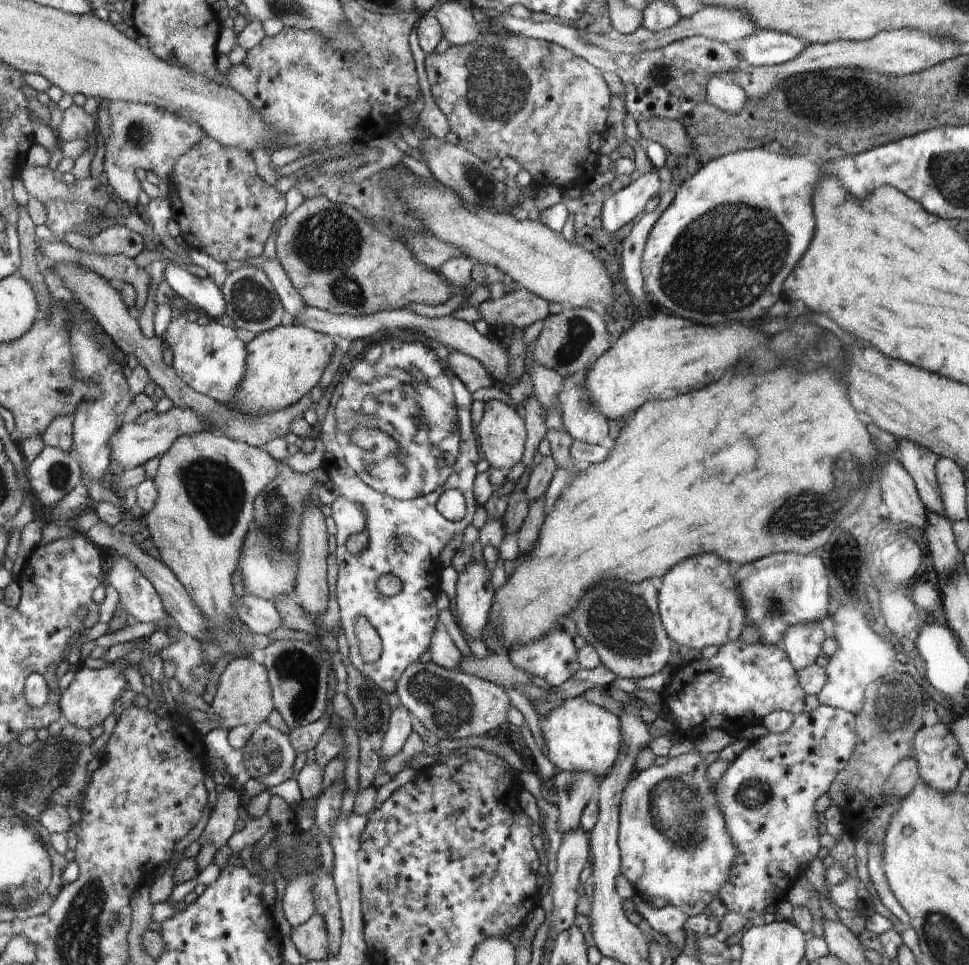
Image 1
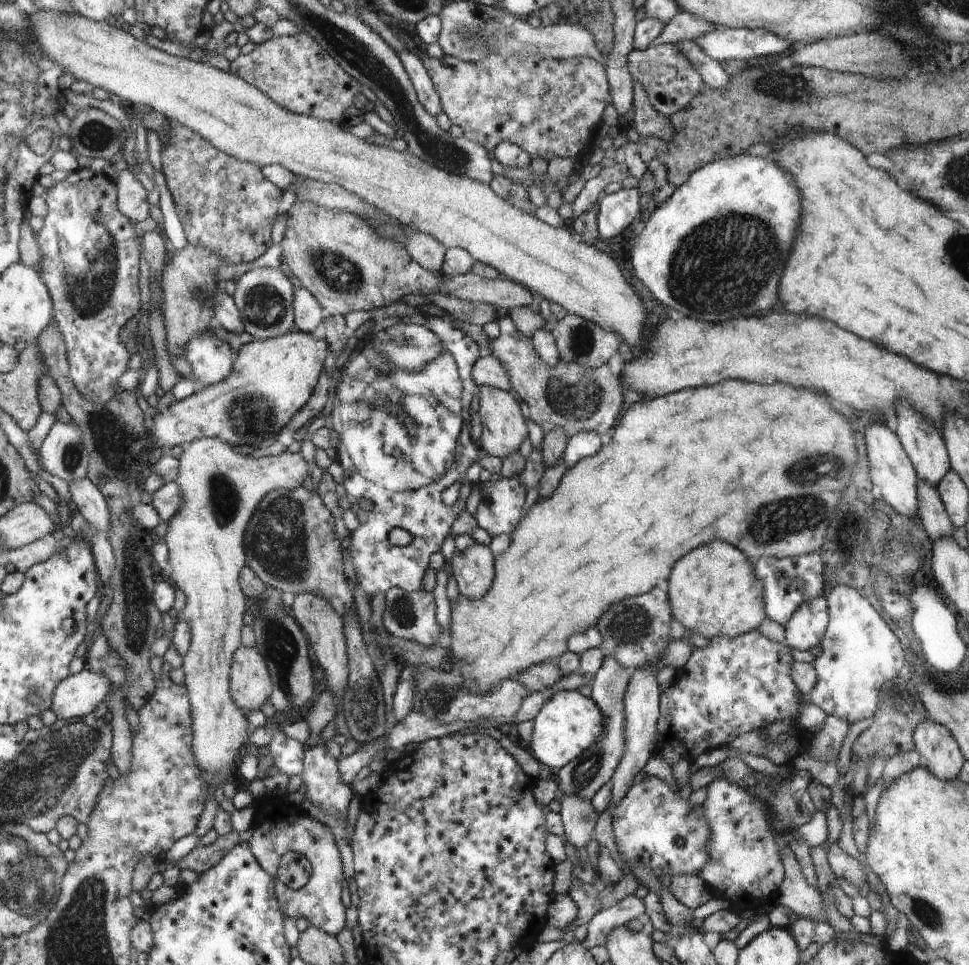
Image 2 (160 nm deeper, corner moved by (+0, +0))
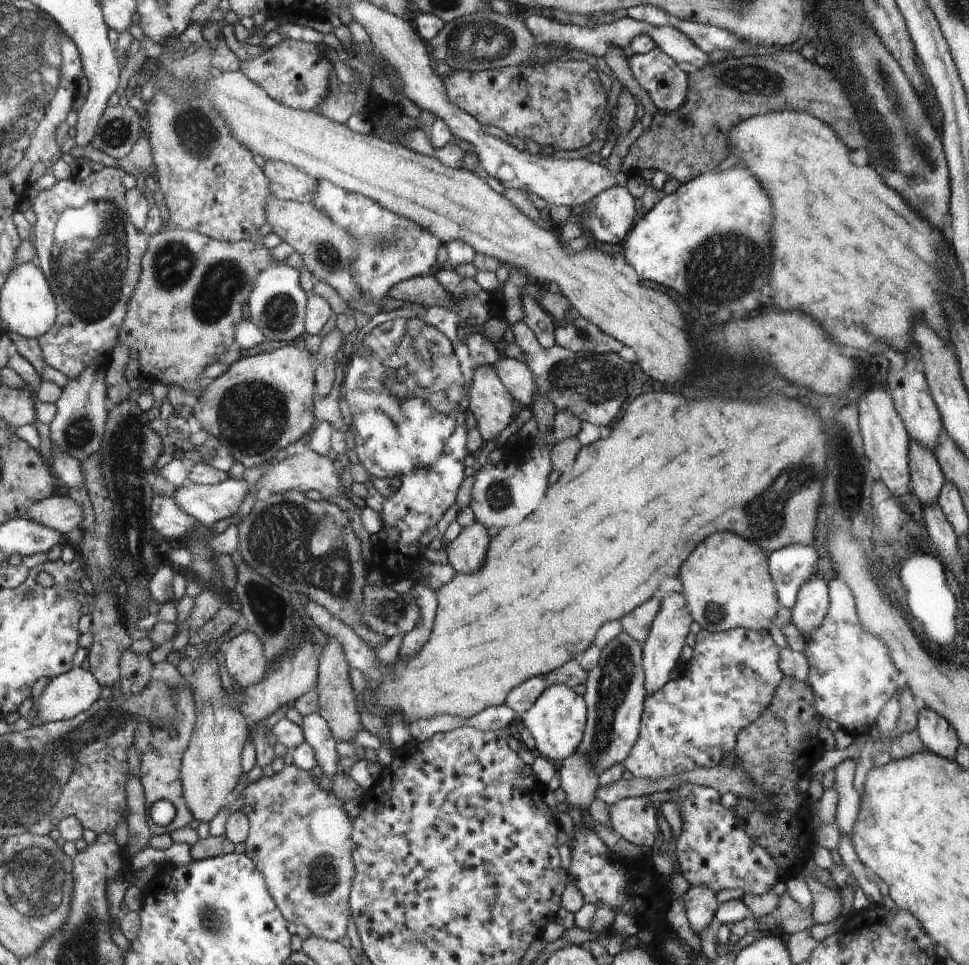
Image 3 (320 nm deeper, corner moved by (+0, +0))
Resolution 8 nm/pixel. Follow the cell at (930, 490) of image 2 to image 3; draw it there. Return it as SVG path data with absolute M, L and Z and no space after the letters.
M909 438L910 488L922 506L937 501L945 478L934 451Z

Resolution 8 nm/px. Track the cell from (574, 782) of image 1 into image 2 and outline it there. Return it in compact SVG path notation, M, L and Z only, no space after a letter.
M614 655L605 657L600 670L591 678L590 685L592 686L591 699L596 703L596 706L603 714L603 733L599 734L598 741L594 745L590 745L588 749L583 751L579 757L568 765L564 765L562 769L554 774L558 780L559 788L564 793L574 793L580 795L580 798L590 799L595 796L598 790L602 789L608 781L612 780L616 769L619 768L621 761L625 756L625 695L627 694L628 686L632 677L632 672L624 665L619 663L619 660Z

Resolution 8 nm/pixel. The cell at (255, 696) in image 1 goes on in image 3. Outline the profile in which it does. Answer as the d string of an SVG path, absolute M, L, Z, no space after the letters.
M250 629L236 634L224 650L225 666L238 686L256 684L266 674L266 654L259 636Z

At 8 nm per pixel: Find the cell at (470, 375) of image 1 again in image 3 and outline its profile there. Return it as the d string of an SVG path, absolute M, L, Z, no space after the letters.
M505 357L493 367L497 370L507 389L511 390L512 396L516 398L516 402L520 404L521 408L530 408L537 392L537 382L535 374L526 362Z

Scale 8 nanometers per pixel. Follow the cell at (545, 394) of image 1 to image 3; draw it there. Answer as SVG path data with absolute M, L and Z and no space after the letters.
M524 293L521 296L521 301L523 321L536 335L539 345L545 349L556 345L555 332L557 322L554 318L536 302L536 299L532 295Z

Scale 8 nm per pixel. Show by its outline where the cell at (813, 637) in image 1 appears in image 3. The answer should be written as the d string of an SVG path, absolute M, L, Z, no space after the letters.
M816 575L799 588L798 600L792 607L791 622L803 636L818 628L829 607L829 588L824 578Z

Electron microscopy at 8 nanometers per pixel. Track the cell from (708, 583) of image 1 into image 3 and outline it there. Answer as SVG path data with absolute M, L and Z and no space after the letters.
M730 532L712 534L700 544L700 550L688 558L688 566L684 566L684 574L680 574L683 584L683 595L687 598L692 617L701 628L712 633L739 629L740 627L753 631L766 631L773 624L774 616L778 614L780 601L775 589L775 582L768 574L766 554L762 547Z

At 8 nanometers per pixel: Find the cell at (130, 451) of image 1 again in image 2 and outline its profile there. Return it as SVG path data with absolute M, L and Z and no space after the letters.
M292 332L273 339L253 339L243 345L235 356L234 368L231 373L220 382L200 387L194 394L181 401L175 401L169 407L161 408L160 413L153 419L153 429L150 431L154 449L158 452L166 451L170 447L198 441L202 437L220 439L222 442L234 446L253 446L258 454L265 453L272 444L280 428L292 422L295 414L303 410L313 396L316 382L324 371L328 342L316 339L311 333Z

